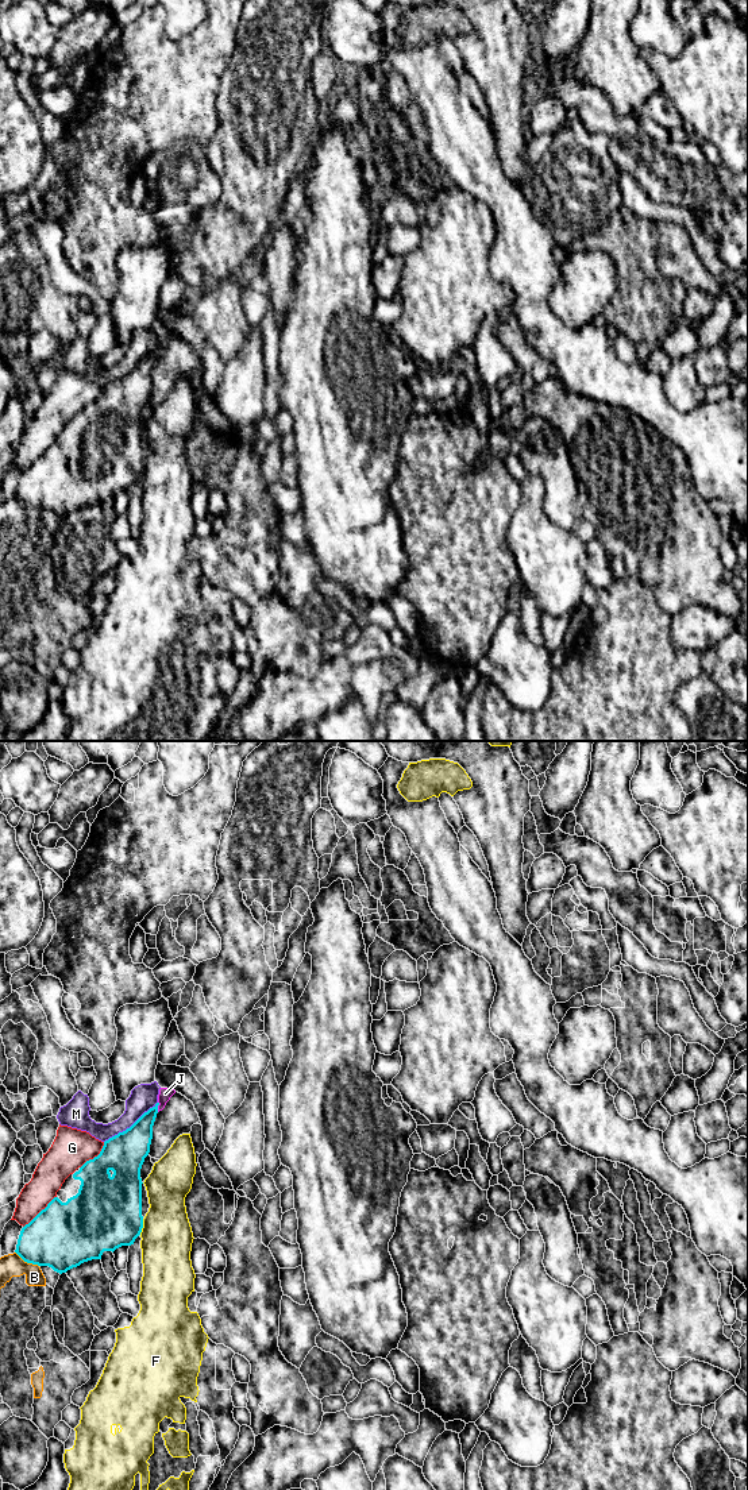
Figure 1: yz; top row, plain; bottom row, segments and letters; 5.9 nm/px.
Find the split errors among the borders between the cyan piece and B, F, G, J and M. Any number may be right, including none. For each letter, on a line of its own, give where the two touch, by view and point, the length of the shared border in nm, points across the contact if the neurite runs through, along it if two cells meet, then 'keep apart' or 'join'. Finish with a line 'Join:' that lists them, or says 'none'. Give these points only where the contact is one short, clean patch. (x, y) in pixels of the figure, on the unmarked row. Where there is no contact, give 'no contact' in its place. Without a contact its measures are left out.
B: yz (27, 506) | 170 nm | along yz (15, 495), (24, 505), (38, 510) | keep apart
F: yz (142, 471) | 100 nm | keep apart
G: yz (41, 455) | 280 nm | keep apart
J: yz (157, 351) | 60 nm | along yz (158, 346), (157, 355) | keep apart
M: yz (131, 370) | 400 nm | keep apart
Join: none

